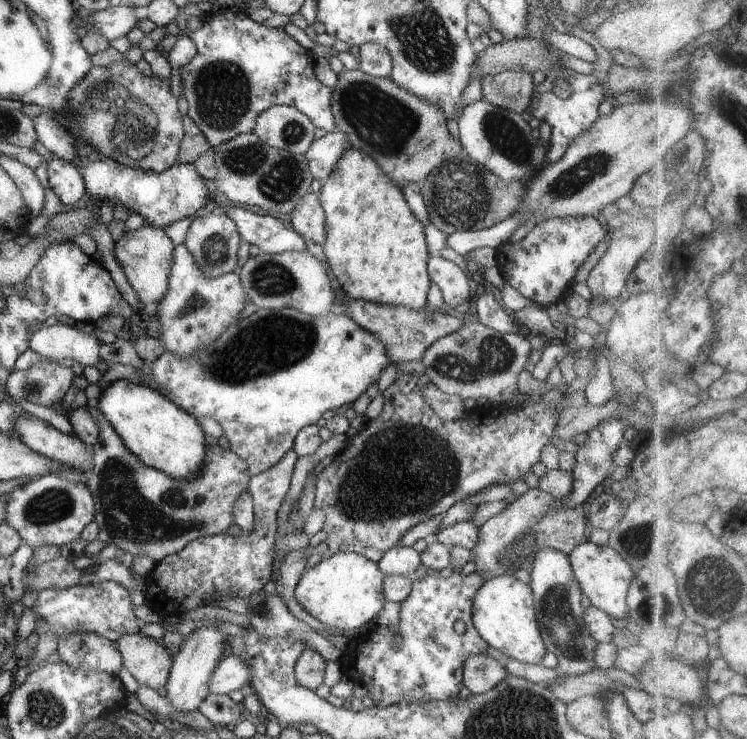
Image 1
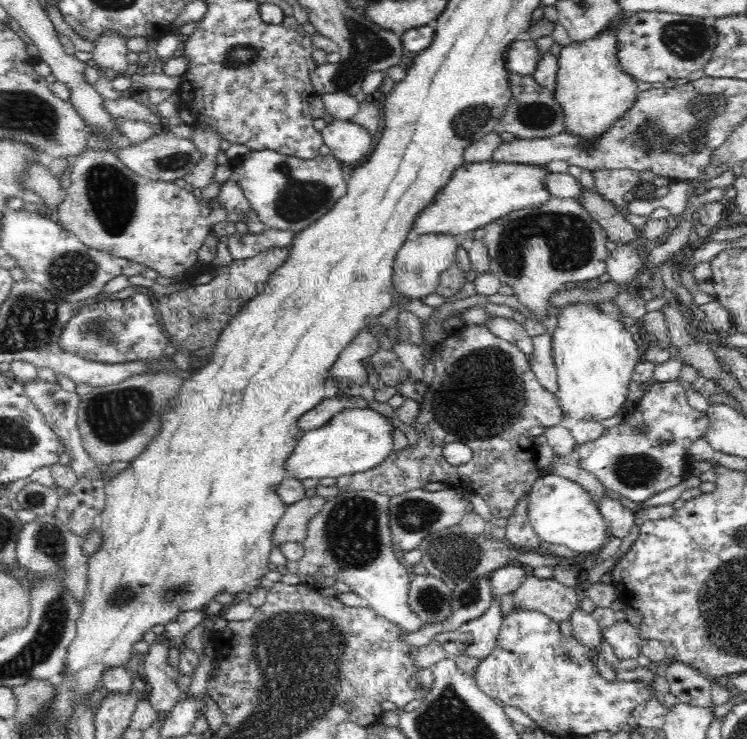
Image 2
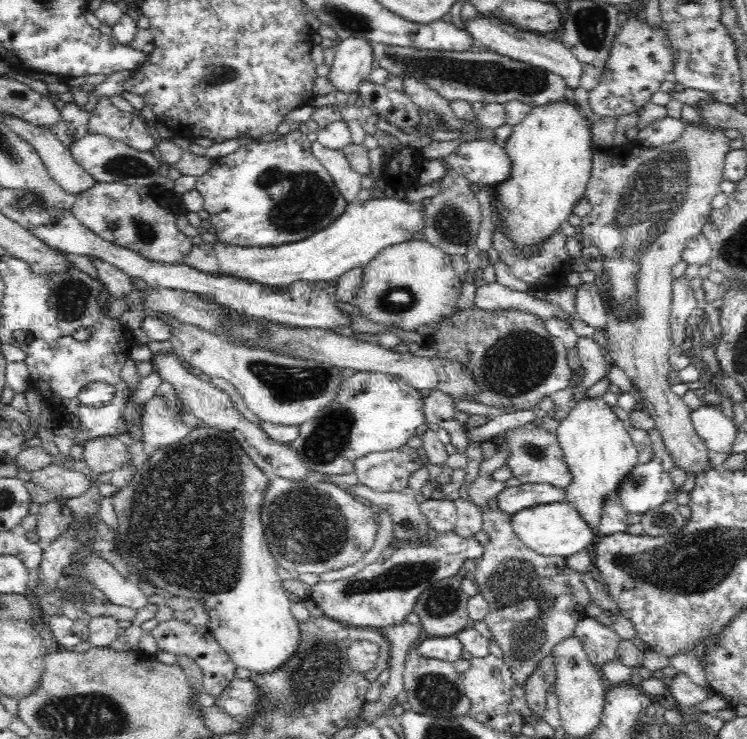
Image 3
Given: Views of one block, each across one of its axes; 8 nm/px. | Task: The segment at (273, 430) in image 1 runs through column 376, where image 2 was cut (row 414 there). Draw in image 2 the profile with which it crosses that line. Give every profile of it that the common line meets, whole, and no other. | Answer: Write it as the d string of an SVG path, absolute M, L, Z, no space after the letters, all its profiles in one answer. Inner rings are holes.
M368 407L342 410L325 426L300 433L294 452L288 456L284 471L302 481L309 478L336 478L367 472L392 456L394 428L390 420Z

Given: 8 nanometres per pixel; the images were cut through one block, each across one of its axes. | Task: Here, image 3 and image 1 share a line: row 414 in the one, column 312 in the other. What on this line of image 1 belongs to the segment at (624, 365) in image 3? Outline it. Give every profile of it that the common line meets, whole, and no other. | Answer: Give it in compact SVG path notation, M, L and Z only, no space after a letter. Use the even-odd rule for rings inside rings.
M306 648L296 660L295 678L299 686L316 691L323 683L326 658L320 653Z

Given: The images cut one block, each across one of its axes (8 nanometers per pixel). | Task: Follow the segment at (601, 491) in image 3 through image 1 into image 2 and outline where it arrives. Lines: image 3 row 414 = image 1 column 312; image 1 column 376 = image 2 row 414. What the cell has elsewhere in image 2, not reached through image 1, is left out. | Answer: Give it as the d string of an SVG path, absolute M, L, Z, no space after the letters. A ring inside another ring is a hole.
M574 303L561 307L557 316L557 327L552 331L551 337L552 358L557 368L559 386L556 399L567 424L580 420L600 423L616 415L627 401L628 384L634 367L642 360L642 351L635 331L625 327L617 317L605 314L593 303Z

